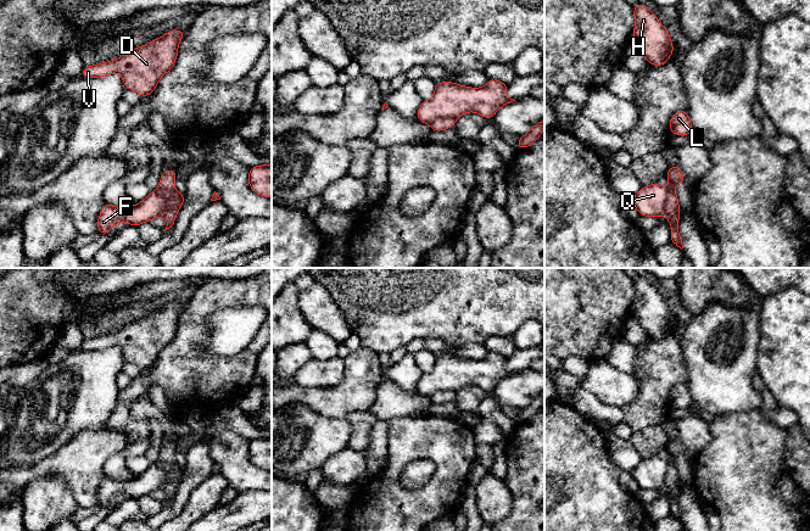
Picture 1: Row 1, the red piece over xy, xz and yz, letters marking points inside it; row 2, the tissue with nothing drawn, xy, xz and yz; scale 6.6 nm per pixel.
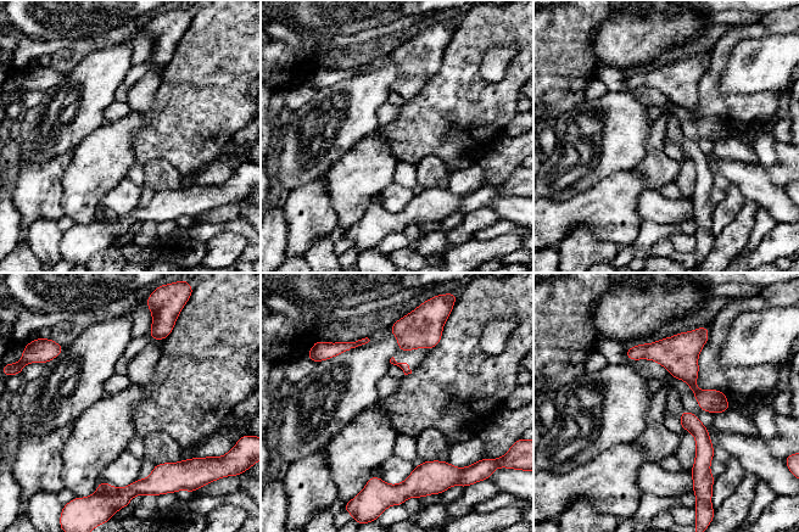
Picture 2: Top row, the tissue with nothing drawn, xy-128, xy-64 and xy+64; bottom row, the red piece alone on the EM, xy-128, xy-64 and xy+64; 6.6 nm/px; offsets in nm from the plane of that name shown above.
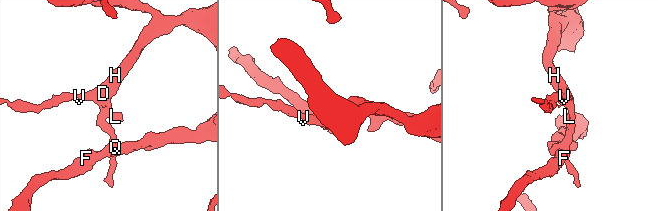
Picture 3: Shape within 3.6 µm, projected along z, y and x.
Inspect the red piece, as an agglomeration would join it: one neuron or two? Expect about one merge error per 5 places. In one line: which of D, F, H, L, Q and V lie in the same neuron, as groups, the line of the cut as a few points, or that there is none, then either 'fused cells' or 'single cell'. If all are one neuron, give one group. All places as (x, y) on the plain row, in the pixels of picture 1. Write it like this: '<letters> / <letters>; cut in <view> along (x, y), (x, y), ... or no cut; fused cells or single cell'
D H L V / F Q; cut in xy along (179, 469), (168, 474), (162, 488); fused cells

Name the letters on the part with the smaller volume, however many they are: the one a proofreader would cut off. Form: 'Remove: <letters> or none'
Remove: F, Q

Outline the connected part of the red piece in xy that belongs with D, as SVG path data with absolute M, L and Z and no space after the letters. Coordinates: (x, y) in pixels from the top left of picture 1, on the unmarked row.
M171 303L151 313L149 317L136 319L121 330L93 339L84 339L84 351L100 351L112 346L122 348L125 362L134 363L141 370L151 368L158 353L168 346L178 330L179 315L186 303Z

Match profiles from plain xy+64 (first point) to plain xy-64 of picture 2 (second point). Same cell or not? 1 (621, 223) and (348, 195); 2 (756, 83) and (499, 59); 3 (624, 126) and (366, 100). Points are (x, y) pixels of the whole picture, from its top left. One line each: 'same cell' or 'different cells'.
1: same cell
2: same cell
3: same cell

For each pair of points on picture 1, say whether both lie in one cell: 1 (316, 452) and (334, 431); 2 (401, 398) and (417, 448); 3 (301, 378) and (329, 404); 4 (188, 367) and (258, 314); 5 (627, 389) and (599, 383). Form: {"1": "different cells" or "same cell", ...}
{"1": "same cell", "2": "different cells", "3": "different cells", "4": "different cells", "5": "same cell"}

